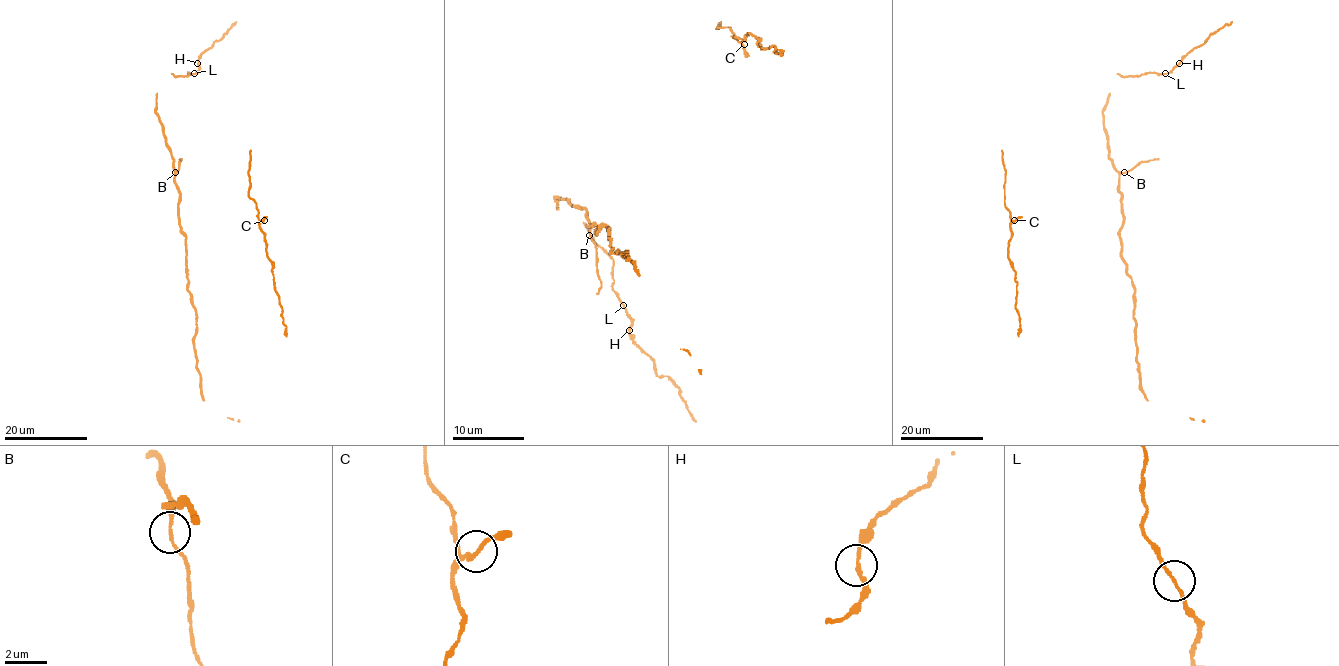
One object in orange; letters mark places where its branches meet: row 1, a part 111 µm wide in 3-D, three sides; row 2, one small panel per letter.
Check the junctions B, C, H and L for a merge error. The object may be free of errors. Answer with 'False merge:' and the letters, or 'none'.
False merge: none

